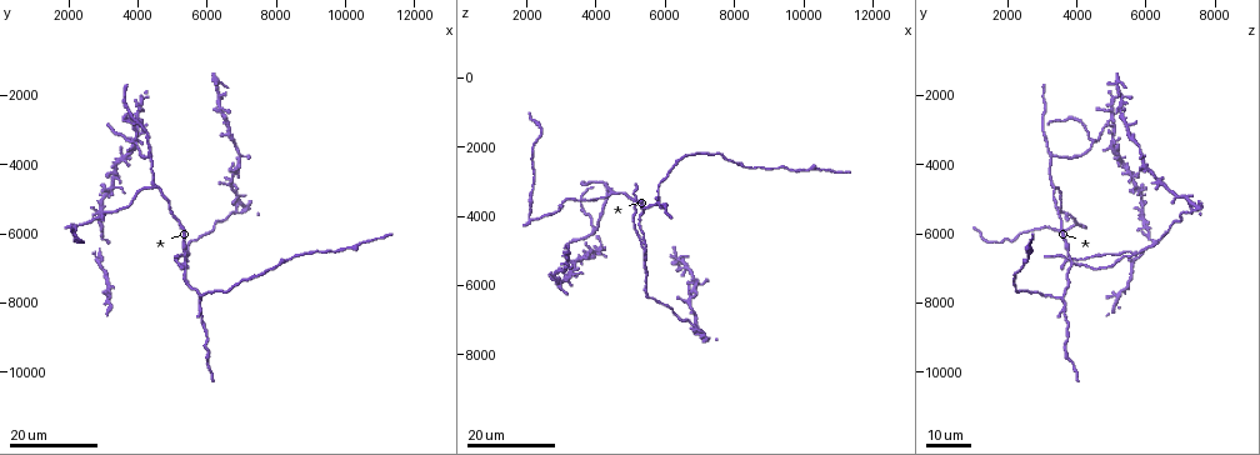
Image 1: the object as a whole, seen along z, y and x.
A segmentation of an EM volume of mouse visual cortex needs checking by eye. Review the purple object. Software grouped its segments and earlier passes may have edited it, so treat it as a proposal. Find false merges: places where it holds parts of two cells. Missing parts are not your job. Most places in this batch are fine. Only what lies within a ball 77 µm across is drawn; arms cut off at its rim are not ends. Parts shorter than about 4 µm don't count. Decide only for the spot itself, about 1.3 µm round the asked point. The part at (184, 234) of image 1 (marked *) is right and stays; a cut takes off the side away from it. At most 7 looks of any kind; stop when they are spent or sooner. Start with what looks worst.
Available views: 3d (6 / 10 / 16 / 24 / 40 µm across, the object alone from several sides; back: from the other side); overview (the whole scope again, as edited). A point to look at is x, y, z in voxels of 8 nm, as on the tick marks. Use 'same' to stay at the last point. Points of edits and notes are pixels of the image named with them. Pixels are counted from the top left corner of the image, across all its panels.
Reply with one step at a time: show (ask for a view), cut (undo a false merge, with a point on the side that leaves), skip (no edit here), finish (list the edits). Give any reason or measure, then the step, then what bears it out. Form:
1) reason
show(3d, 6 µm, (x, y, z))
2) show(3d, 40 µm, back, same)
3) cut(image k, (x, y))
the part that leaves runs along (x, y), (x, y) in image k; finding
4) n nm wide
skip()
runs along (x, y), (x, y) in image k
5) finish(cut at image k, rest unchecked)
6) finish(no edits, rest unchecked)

thin arm on a thick one
show(3d, 16 µm, (4400, 4600, 3400))

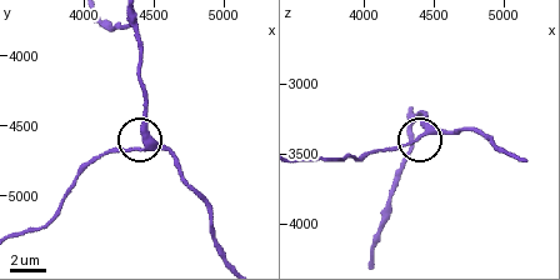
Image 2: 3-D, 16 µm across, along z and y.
show(3d, 6 µm, (4460, 4620, 3300))

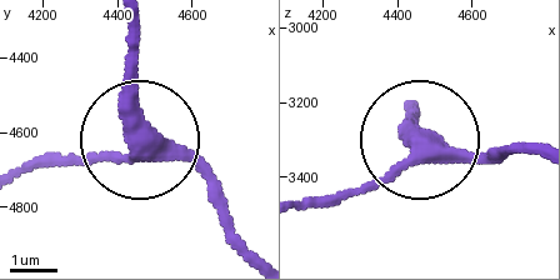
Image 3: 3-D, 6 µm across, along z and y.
3 arms
skip()
runs along (539, 151), (419, 143), (340, 203) in image 3; continuous, no second cell

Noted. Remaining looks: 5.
three-way junction
show(3d, 24 µm, (5500, 6600, 5700))

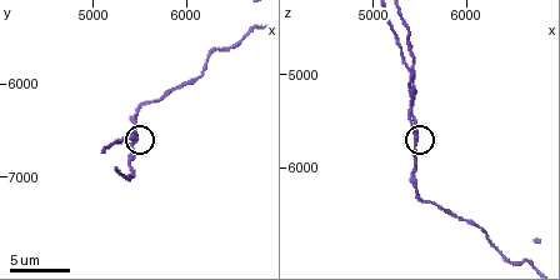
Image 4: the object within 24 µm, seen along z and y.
closer look
show(3d, 10 µm, (5450, 6550, 5600))

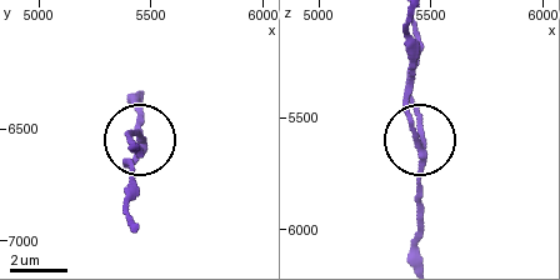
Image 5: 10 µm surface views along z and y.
show(3d, 6 µm, (5450, 6570, 5620))

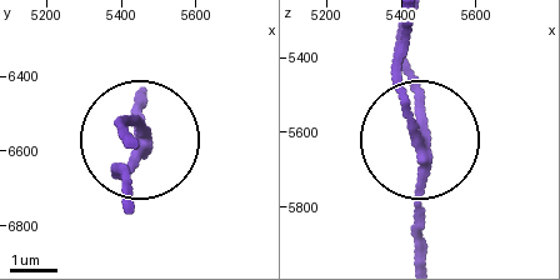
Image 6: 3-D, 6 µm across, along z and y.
3 arms
cut(image 6, (138, 118))
two cells meet here

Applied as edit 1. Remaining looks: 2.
side arm on a straight run
show(3d, 16 µm, (3800, 3400, 4500))

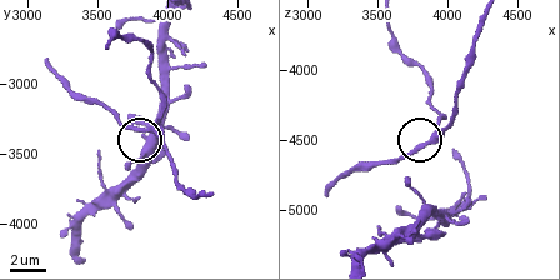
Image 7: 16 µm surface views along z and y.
zoom in
show(3d, 6 µm, (3860, 3320, 4520))

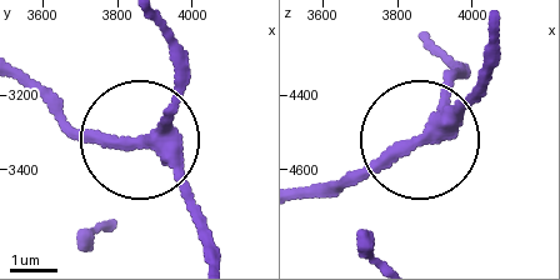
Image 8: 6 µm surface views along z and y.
310 nm wide
skip()
runs along (500, 50), (424, 125), (460, 66) in image 8; one cell here

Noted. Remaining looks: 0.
finish(cut at image 6, rest unchecked)

